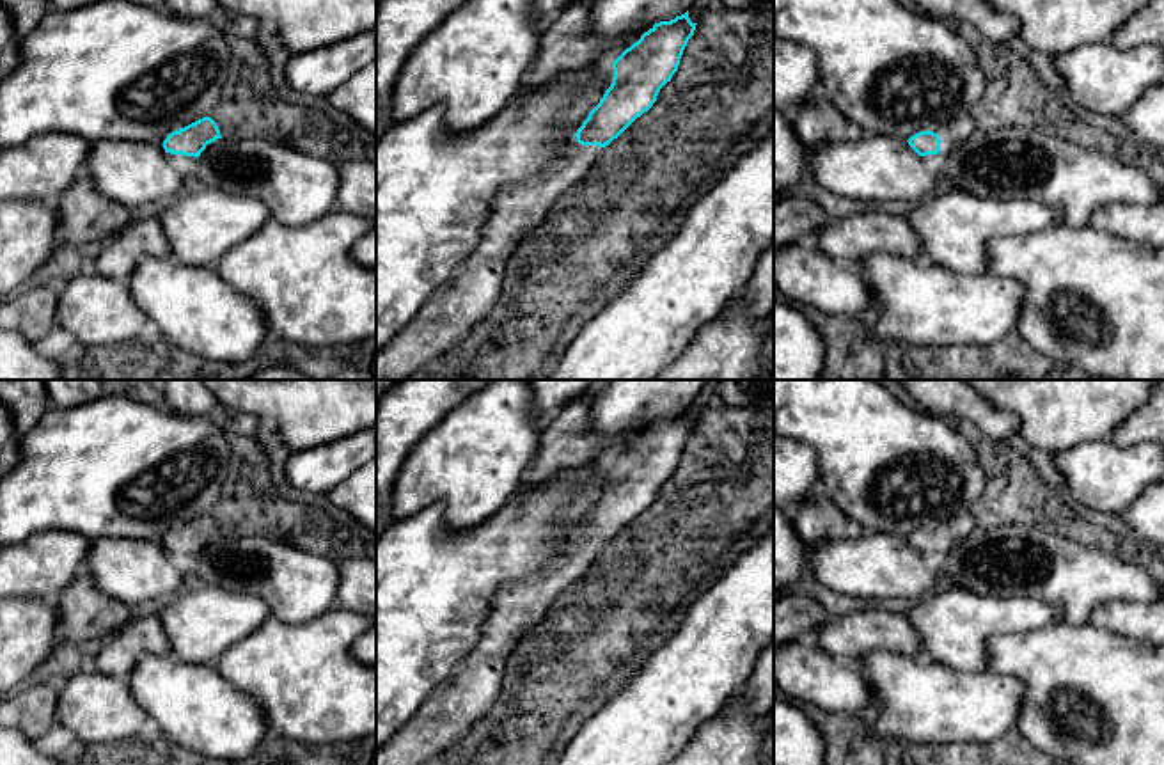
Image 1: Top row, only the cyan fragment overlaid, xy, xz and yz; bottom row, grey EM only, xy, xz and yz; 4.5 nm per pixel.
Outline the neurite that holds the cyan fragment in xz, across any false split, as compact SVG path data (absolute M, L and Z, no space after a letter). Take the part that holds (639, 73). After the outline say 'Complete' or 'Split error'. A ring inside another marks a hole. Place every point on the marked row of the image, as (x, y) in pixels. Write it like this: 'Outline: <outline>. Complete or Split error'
Outline: M688 11L671 21L655 23L612 62L614 78L610 87L589 112L564 153L532 183L509 186L497 193L476 250L456 266L452 279L431 295L421 312L390 343L376 351L376 380L408 380L422 366L458 346L493 309L502 293L506 266L522 241L545 222L559 197L596 163L603 147L653 106L660 89L678 71L680 59L694 35L696 25L690 21Z. Split error

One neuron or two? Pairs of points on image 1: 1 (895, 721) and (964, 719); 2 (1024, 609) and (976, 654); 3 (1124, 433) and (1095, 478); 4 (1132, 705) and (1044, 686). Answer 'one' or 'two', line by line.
1: one
2: one
3: two
4: one

